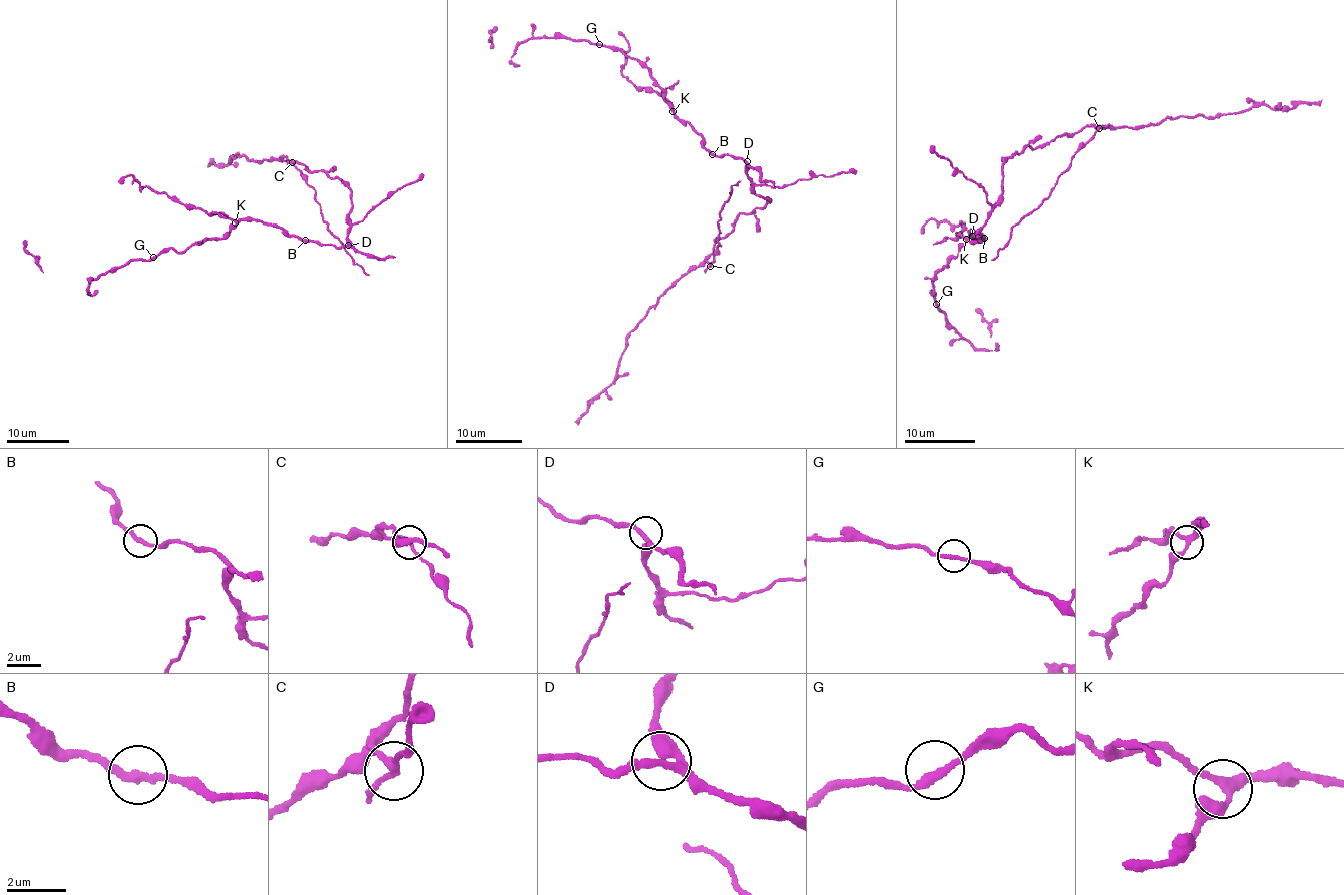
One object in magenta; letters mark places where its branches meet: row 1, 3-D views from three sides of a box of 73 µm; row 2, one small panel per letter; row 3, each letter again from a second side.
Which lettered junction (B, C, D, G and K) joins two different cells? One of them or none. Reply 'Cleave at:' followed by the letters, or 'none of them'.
Cleave at: C

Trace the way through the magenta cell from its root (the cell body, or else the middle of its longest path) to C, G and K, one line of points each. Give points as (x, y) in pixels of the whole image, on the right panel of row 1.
C: (983, 227), (1000, 198), (1002, 166), (1013, 154), (1086, 126), (1098, 127)
G: (983, 227), (972, 239), (985, 240), (970, 231), (956, 257), (937, 269), (931, 291), (936, 293), (936, 304)
K: (983, 227), (972, 239), (979, 241), (983, 237), (984, 240), (975, 231), (969, 232), (966, 239)

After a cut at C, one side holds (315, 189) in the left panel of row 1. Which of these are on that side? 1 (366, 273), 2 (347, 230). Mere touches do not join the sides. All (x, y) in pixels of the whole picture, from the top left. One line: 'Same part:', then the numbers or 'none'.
Same part: 1

